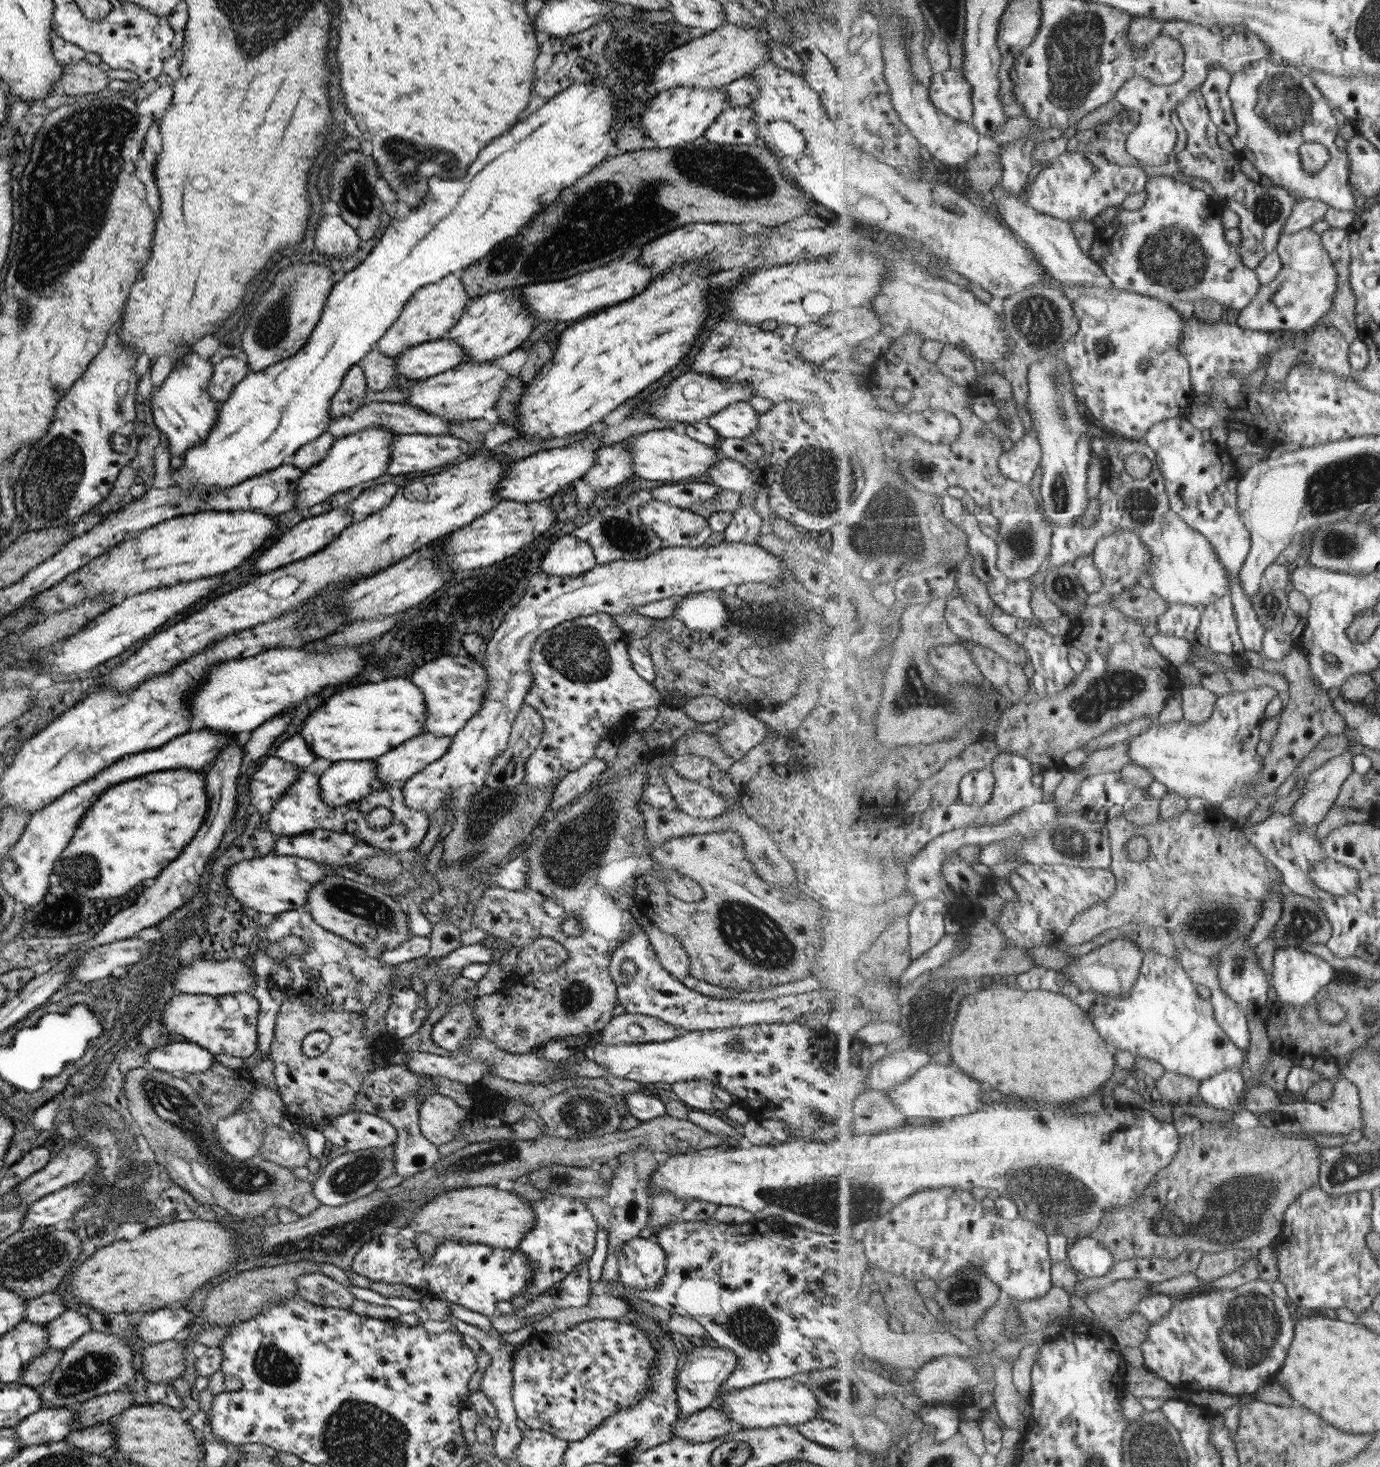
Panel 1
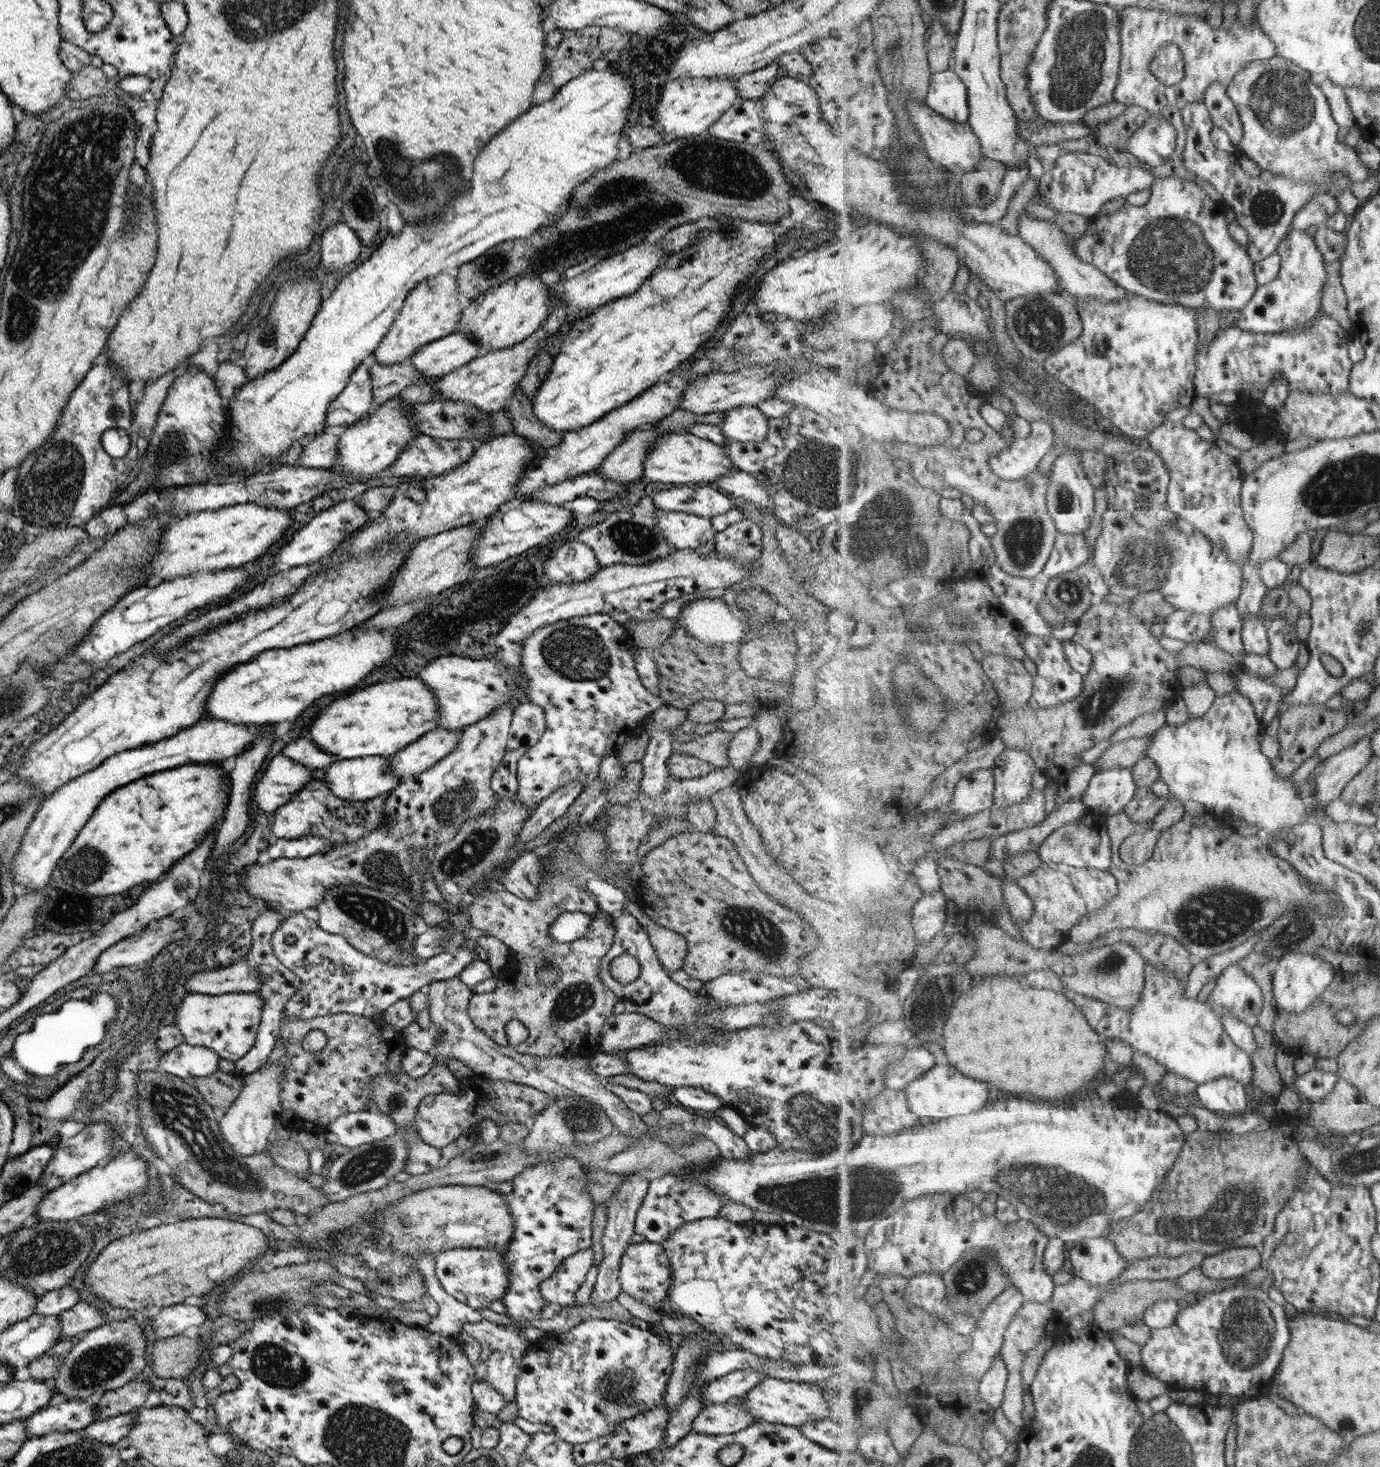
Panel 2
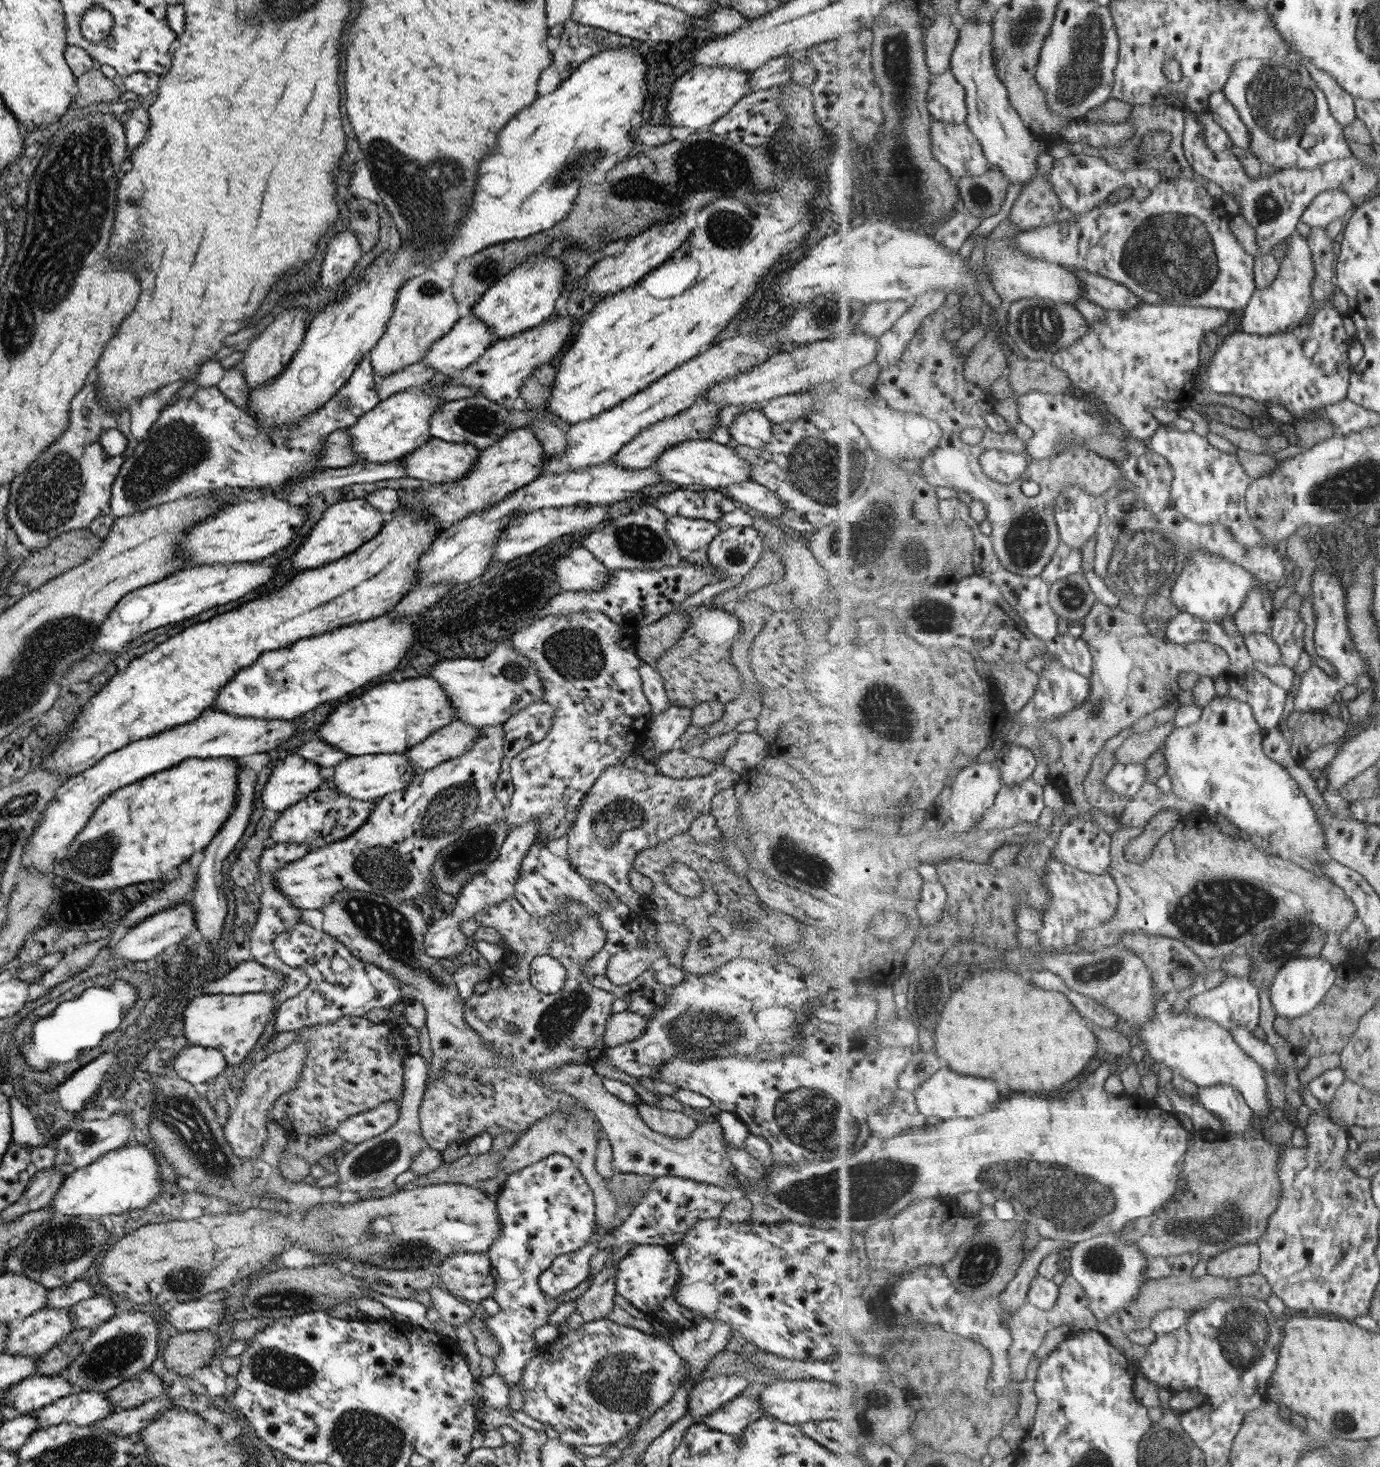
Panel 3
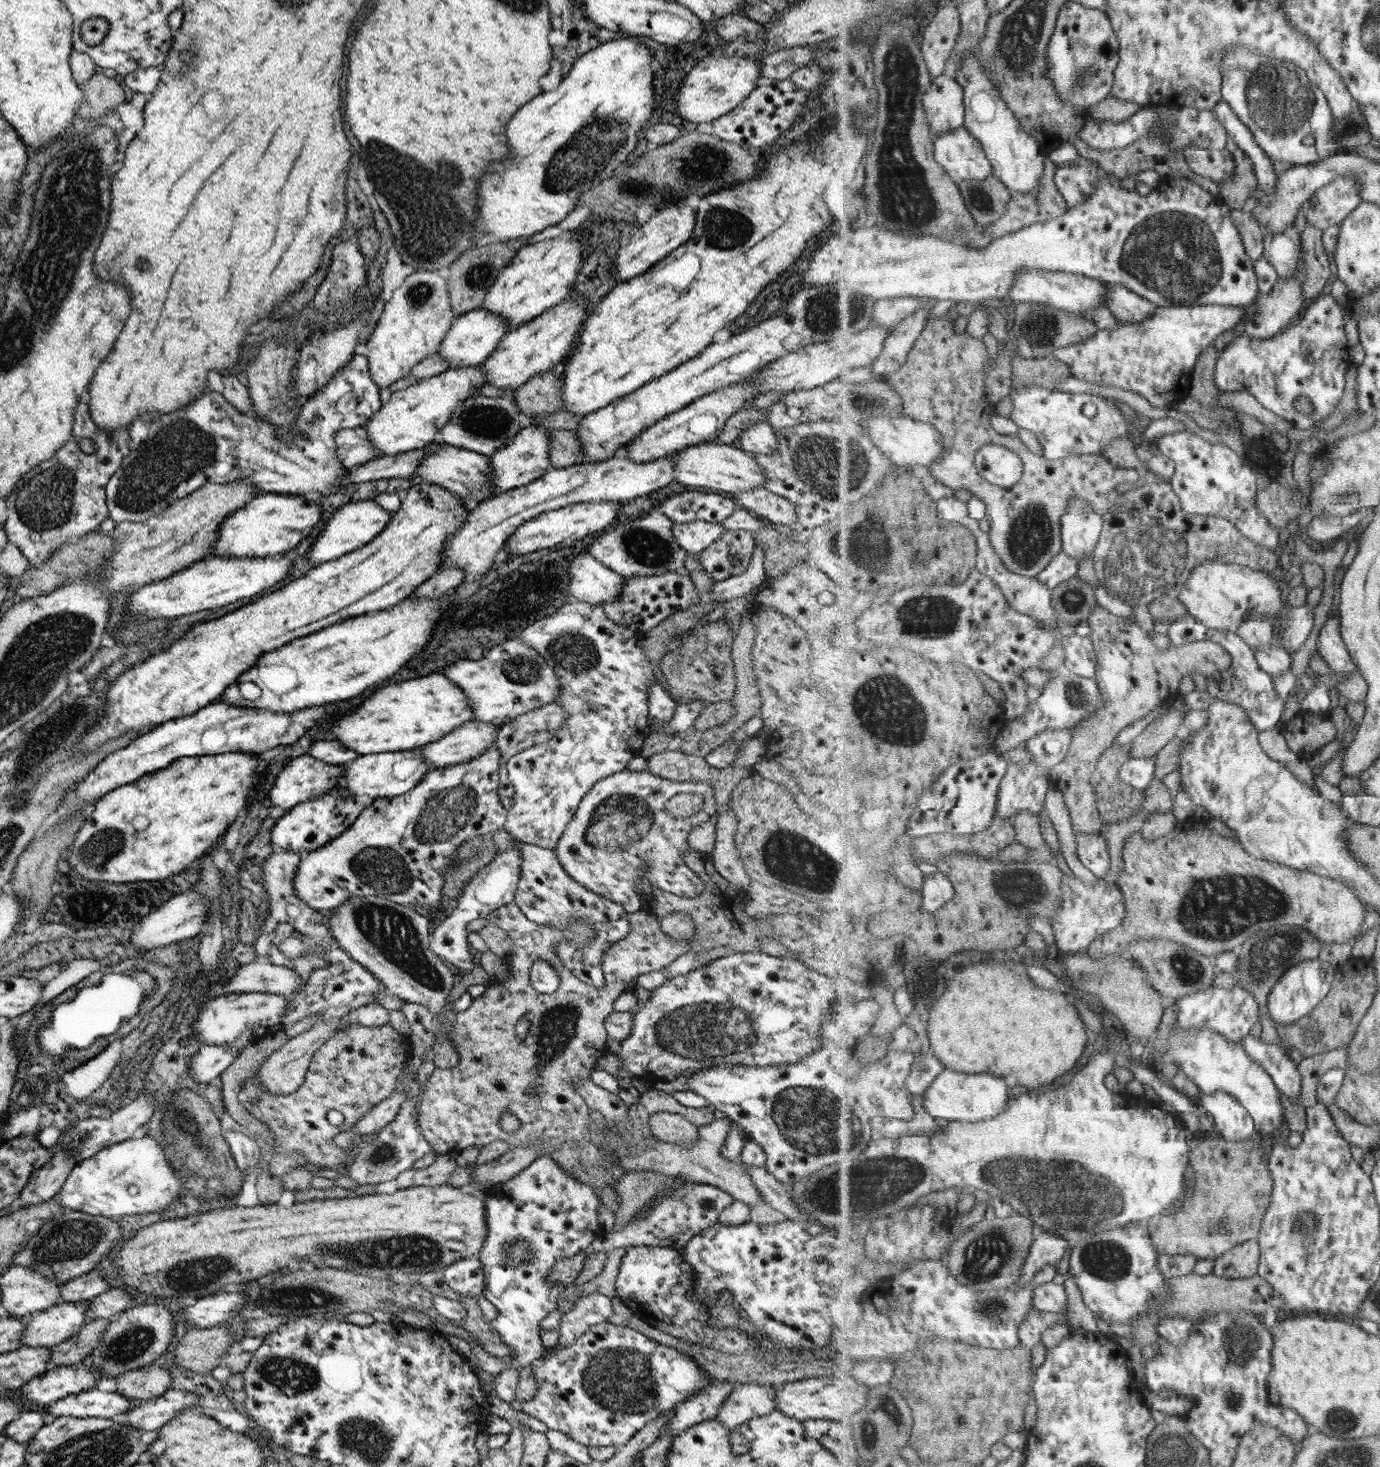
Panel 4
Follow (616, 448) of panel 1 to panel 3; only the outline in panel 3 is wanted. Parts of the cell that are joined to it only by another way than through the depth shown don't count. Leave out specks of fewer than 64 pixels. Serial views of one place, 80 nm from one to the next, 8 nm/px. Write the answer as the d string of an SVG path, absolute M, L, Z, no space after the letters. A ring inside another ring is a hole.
M696 401L689 409L640 430L631 441L627 442L611 457L609 463L626 469L641 470L652 466L655 463L655 459L661 455L661 452L677 445L677 443L709 439L711 430L715 430L719 426L717 415L722 408L722 406L713 404L713 402Z

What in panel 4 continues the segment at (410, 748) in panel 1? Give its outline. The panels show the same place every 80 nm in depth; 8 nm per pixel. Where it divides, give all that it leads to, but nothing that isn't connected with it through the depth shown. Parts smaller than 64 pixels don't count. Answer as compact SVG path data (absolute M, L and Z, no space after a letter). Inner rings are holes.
M473 719L441 736L439 740L424 744L417 751L433 768L469 762L494 742L498 729L495 725Z

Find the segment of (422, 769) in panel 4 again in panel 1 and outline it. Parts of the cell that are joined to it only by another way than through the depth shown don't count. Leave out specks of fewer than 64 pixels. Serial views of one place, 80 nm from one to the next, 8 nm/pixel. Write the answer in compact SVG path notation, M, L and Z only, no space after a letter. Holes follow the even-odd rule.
M372 759L331 763L318 776L322 803L332 807L343 806L383 790L387 784L379 780L375 767Z

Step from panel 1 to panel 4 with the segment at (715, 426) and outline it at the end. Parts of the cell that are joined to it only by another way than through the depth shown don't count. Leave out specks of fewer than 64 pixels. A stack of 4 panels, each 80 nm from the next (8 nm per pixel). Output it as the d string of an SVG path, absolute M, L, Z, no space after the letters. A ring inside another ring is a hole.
M767 422L755 423L739 431L735 445L750 455L773 455L776 446L774 430Z

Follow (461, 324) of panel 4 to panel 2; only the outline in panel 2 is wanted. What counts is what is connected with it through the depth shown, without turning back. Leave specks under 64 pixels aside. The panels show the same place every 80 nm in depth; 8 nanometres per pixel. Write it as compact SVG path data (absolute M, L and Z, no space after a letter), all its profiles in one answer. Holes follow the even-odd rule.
M457 330L424 344L409 358L415 372L423 378L441 377L477 357L482 350L469 333Z

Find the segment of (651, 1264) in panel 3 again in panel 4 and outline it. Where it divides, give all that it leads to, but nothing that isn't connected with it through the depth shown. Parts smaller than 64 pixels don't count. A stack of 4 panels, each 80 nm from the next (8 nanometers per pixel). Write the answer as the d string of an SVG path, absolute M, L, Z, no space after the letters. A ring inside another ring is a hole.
M628 1246L620 1259L614 1291L615 1296L633 1315L662 1333L727 1355L753 1356L760 1347L760 1339L754 1334L741 1332L735 1326L712 1329L708 1323L710 1308L694 1299L689 1291L691 1279L691 1269L684 1262L680 1251L659 1246Z

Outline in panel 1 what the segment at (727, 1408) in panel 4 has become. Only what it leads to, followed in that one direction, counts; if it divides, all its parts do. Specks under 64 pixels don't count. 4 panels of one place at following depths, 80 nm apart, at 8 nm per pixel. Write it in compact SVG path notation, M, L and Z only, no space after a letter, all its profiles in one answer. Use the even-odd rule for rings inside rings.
M710 1405L685 1419L675 1420L671 1425L671 1432L672 1438L698 1443L723 1436L723 1433L738 1430L738 1428L735 1422L731 1422L719 1408Z

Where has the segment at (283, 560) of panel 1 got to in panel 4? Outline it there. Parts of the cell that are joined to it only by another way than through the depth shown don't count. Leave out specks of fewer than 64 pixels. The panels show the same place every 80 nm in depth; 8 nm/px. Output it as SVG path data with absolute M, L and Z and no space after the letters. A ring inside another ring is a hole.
M361 499L355 502L345 501L341 507L333 510L333 514L329 516L321 533L317 535L315 543L309 549L308 561L313 566L339 558L346 555L348 552L361 548L370 540L373 540L381 530L384 530L389 521L390 514L385 512L383 507L380 507L372 499Z

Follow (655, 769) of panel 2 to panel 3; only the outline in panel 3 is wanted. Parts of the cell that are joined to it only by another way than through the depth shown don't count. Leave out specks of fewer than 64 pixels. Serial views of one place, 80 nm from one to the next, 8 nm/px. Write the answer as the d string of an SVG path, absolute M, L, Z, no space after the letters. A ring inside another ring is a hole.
M668 706L663 712L651 715L647 728L647 737L653 741L653 755L647 760L654 766L654 760L671 749L671 744L683 734L690 724L691 708Z

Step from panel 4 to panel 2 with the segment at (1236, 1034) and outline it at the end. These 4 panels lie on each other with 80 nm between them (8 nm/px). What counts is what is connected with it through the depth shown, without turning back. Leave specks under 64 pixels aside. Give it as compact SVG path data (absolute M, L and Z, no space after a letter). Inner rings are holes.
M1237 962L1229 965L1218 976L1216 986L1208 998L1208 1004L1223 1008L1245 1010L1245 1018L1251 1026L1257 1026L1257 1016L1263 1008L1263 994L1255 978L1245 974Z

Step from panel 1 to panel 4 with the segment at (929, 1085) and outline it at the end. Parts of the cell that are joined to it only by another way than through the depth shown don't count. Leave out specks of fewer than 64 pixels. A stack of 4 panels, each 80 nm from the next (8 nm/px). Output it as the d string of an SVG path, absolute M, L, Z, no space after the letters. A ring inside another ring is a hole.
M945 1069L931 1084L930 1089L923 1094L926 1109L935 1118L944 1118L947 1121L981 1122L989 1118L995 1118L1006 1111L1010 1104L1009 1086L1005 1078L993 1076L993 1073L962 1073Z

